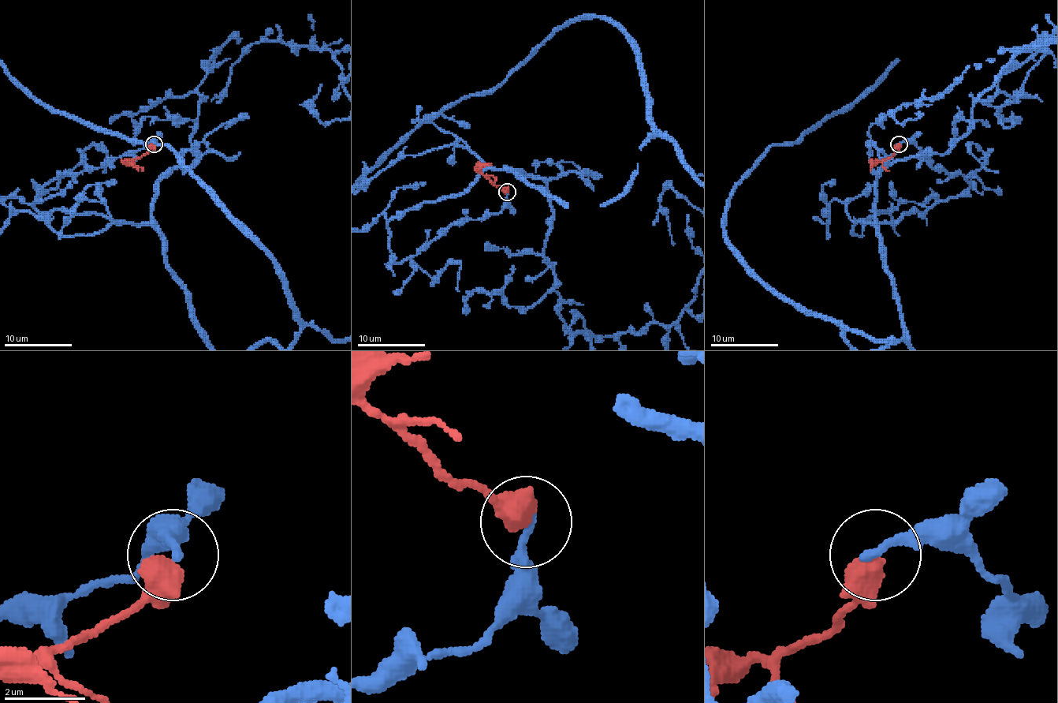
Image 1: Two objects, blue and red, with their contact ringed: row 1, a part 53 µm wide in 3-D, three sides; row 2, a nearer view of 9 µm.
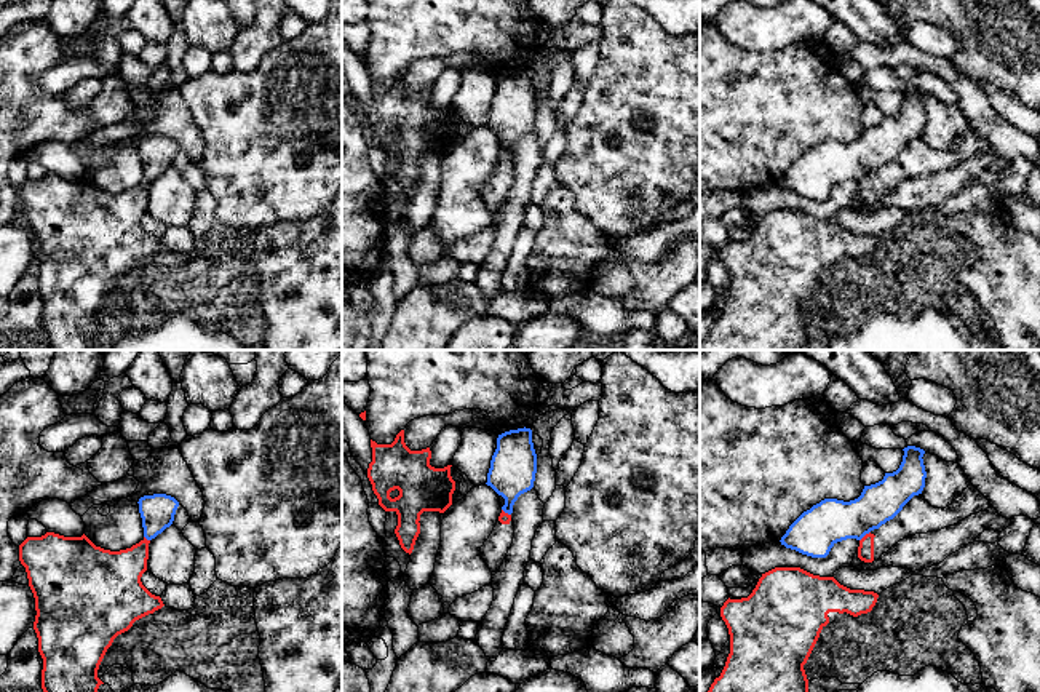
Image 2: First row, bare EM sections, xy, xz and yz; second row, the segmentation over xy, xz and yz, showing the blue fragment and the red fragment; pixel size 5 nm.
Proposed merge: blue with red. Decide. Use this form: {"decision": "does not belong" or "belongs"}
{"decision": "does not belong"}

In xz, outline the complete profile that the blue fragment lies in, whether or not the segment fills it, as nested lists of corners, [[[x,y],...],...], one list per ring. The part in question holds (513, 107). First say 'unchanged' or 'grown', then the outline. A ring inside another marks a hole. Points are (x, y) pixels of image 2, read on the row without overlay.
unchanged | [[[524,69],[498,77],[486,126],[505,141],[505,155],[511,157],[518,139],[534,129],[535,115],[532,72]]]

